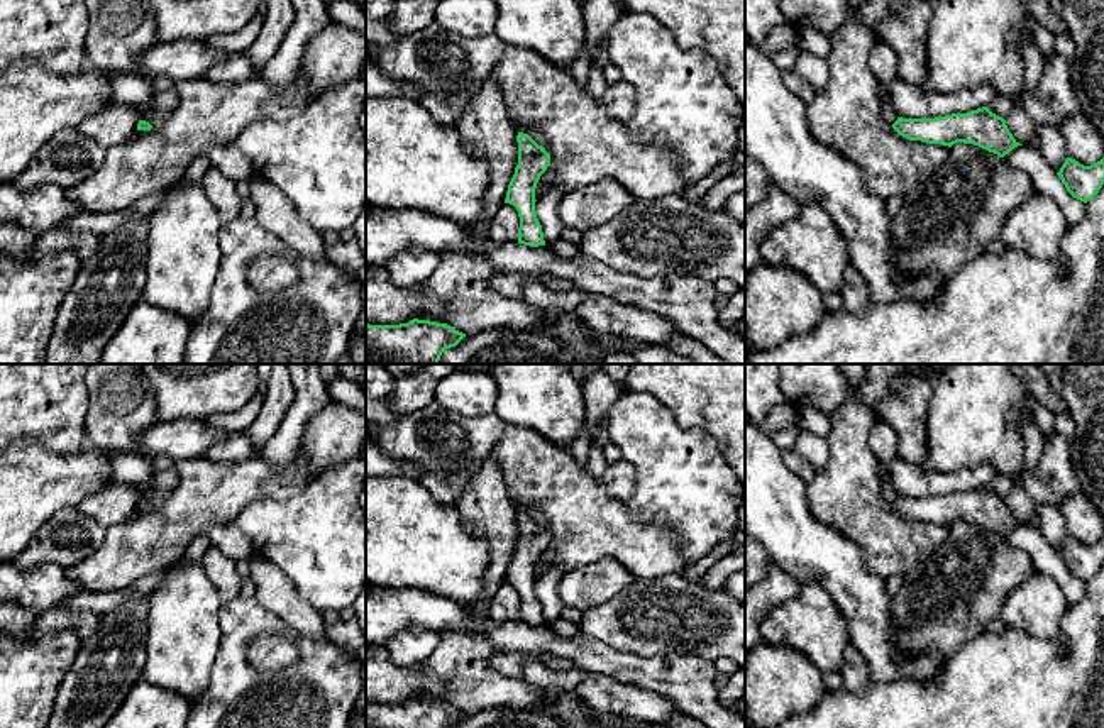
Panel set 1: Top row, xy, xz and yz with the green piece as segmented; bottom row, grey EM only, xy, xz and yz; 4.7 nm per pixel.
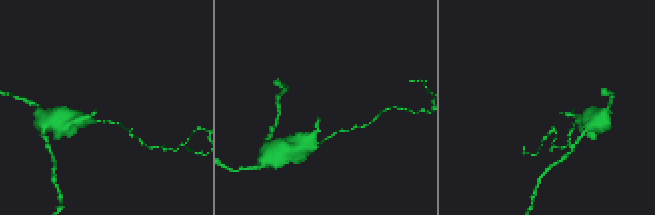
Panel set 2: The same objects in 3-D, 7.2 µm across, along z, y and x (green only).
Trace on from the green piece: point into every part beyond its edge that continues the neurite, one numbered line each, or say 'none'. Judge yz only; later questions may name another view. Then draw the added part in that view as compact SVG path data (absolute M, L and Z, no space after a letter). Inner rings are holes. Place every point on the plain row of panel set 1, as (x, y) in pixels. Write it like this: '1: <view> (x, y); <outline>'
none

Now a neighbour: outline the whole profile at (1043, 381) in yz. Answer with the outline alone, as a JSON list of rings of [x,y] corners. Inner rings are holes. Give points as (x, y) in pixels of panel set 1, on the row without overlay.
[[[1009,364],[1013,372],[1024,381],[1029,394],[1053,415],[1068,411],[1062,394],[1063,364]]]

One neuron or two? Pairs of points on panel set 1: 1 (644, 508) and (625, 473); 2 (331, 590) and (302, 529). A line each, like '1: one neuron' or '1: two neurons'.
1: two neurons
2: one neuron

